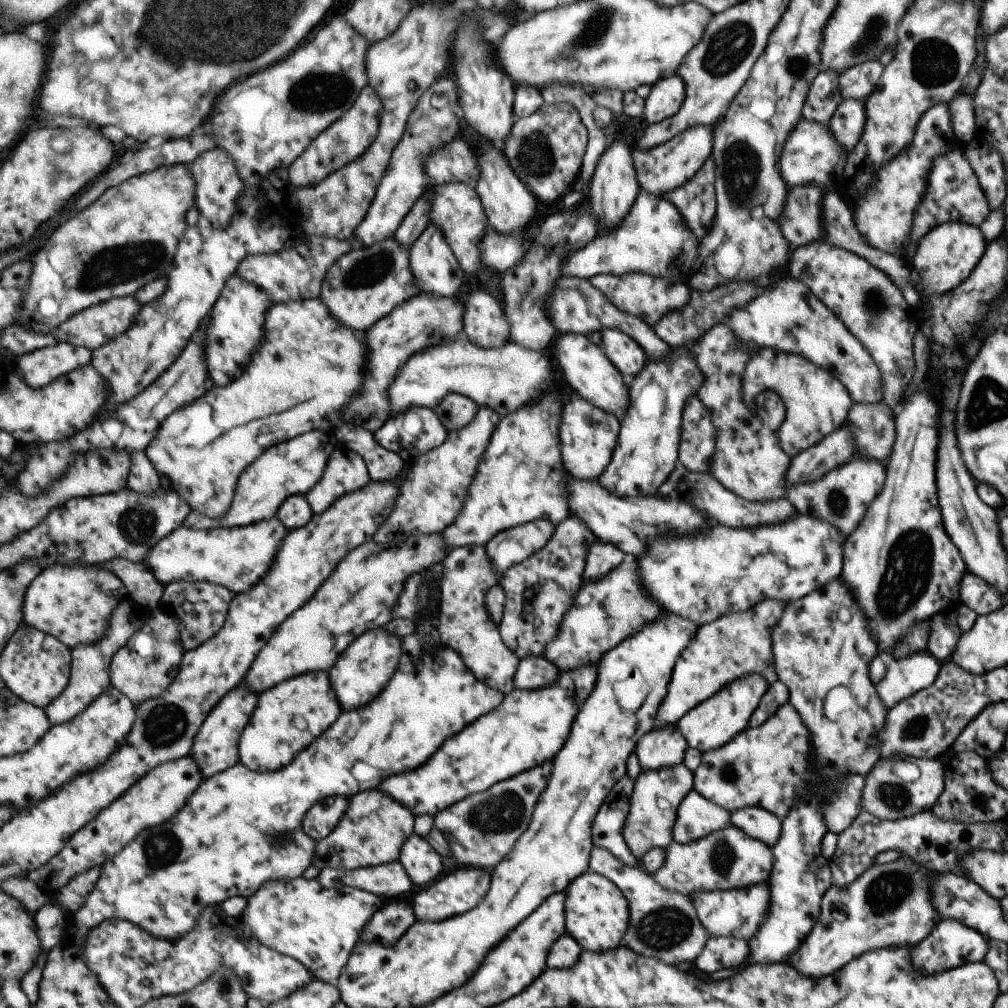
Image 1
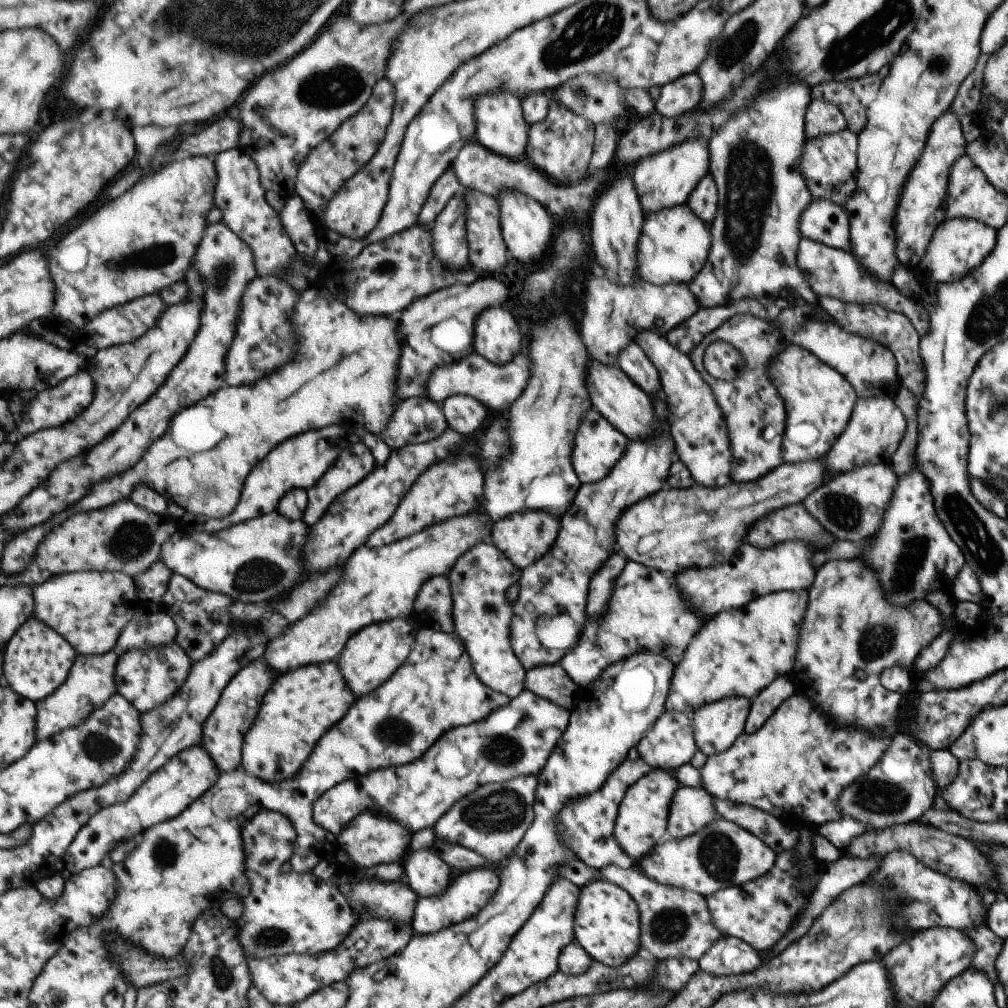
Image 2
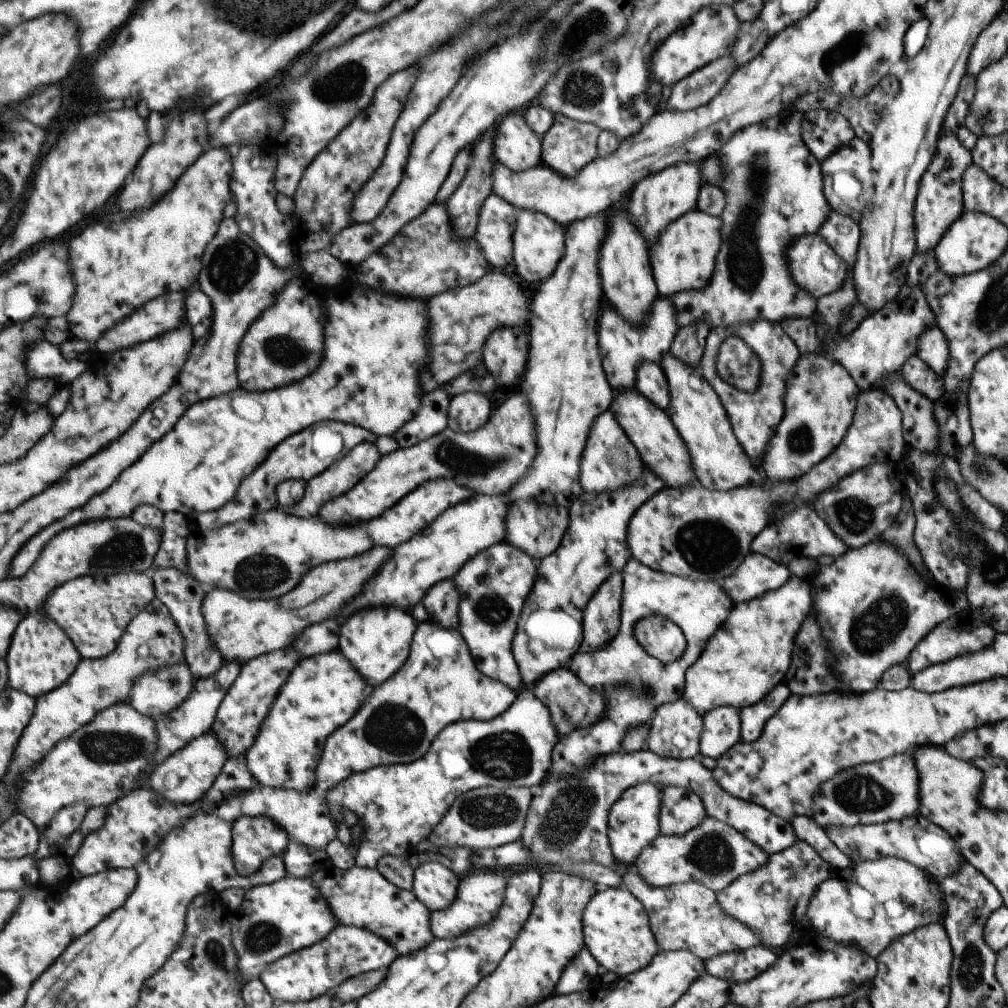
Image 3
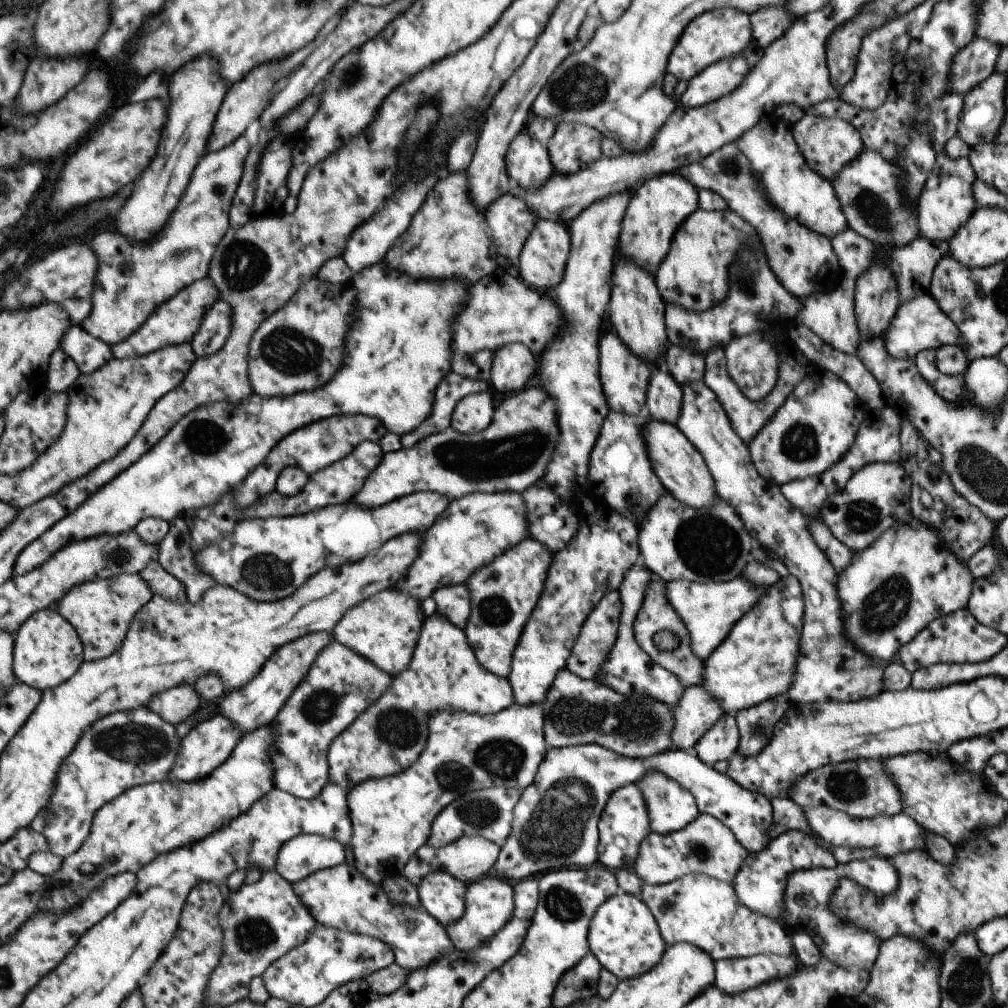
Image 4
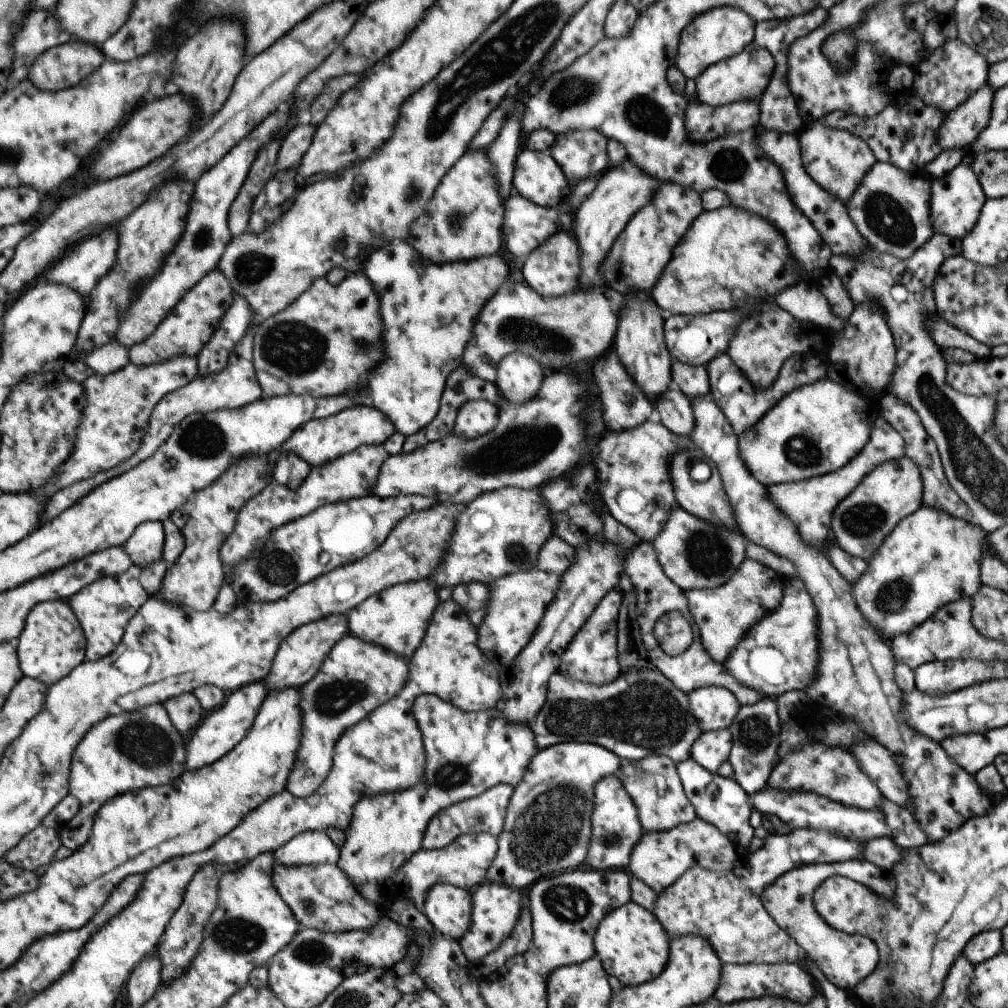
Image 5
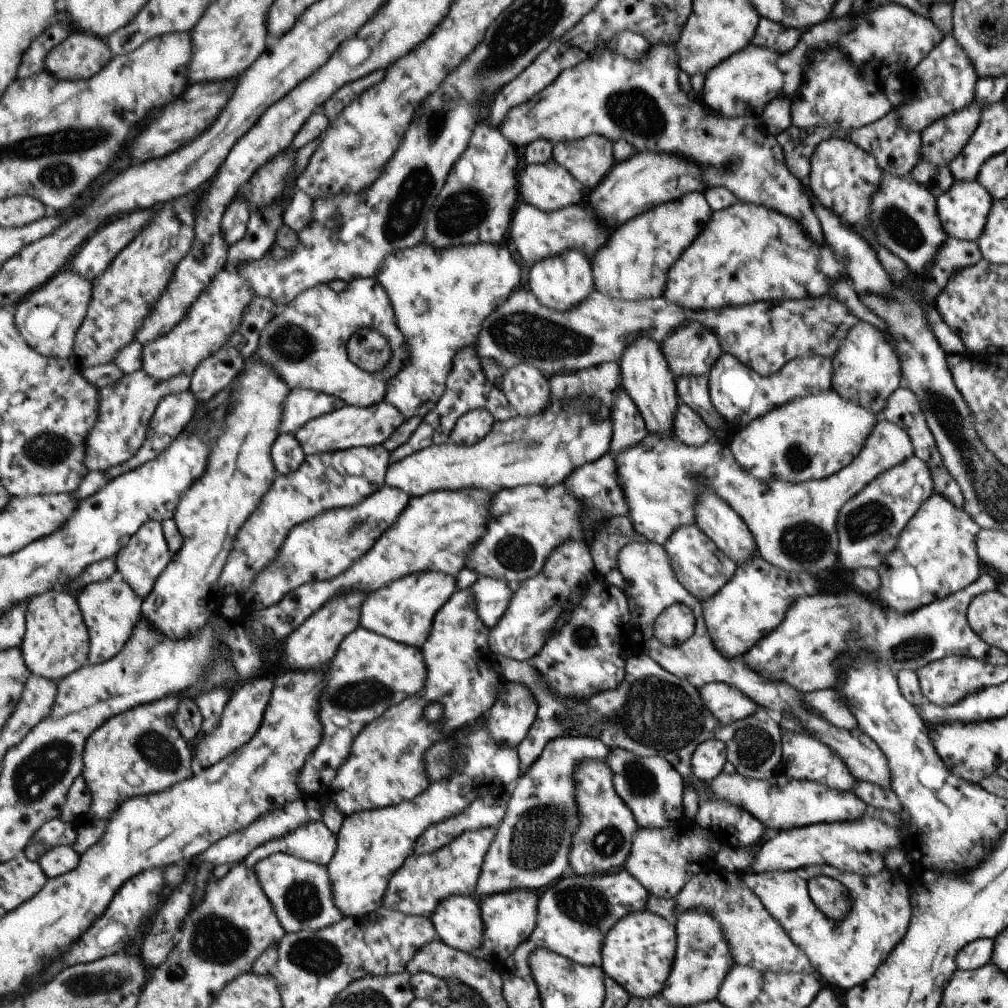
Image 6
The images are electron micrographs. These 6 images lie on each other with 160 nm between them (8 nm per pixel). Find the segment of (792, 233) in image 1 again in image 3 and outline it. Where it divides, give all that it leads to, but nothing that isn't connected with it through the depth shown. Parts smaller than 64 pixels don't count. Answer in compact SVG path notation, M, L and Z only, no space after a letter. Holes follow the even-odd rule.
M829 210L817 234L847 264L849 272L852 272L859 244L859 228L856 221Z

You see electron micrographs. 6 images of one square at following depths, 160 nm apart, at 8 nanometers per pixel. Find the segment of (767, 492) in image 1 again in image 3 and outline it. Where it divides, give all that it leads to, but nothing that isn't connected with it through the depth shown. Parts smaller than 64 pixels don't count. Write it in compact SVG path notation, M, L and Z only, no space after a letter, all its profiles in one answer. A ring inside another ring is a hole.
M751 320L751 322L741 322L739 326L729 326L729 328L713 327L705 338L705 345L697 370L701 377L711 386L712 391L718 397L724 412L728 417L733 435L737 440L741 450L747 456L747 460L752 465L758 467L763 460L765 446L773 434L773 428L781 422L784 412L784 379L793 364L799 358L799 352L795 344L782 332L779 323L767 322L767 320ZM729 337L739 338L749 346L749 350L754 356L759 358L759 384L753 392L742 392L733 388L729 384L722 382L719 376L715 374L713 360L719 349L719 344Z

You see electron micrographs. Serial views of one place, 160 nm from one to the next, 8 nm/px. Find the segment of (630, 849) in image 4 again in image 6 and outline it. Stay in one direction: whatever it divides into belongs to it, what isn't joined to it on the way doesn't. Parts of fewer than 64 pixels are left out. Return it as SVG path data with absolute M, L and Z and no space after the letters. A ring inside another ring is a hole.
M585 760L575 770L577 780L577 804L581 814L581 824L573 834L571 848L571 873L576 875L595 875L609 873L611 868L617 868L625 862L629 844L632 844L638 826L631 810L613 790L613 774L599 760Z

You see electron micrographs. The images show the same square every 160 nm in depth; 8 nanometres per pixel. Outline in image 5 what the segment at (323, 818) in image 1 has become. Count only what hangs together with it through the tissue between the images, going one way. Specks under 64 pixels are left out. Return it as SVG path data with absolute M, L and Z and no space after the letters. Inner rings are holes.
M424 694L414 706L415 716L422 727L426 745L426 775L417 787L406 791L365 797L354 808L354 819L346 828L346 841L340 847L341 858L337 866L342 868L355 888L375 906L382 906L394 894L392 885L399 869L423 849L423 839L430 823L455 803L482 795L498 784L507 783L516 787L526 776L531 761L539 752L538 741L531 725L510 723L501 708L468 713L457 708L451 701L440 696Z

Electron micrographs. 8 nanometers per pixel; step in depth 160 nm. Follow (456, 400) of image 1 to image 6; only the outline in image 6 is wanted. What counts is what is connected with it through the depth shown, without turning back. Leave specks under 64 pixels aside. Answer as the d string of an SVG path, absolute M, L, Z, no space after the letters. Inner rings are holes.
M483 409L472 410L460 418L451 434L450 442L472 446L484 440L494 431L496 418L492 412Z

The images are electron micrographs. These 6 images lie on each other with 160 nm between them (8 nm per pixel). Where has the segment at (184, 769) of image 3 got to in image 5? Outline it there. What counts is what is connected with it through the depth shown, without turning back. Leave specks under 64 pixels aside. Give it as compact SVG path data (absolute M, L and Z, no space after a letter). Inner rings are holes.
M259 681L233 692L223 706L207 713L201 724L187 736L187 770L198 771L210 767L241 743L250 734L269 694L265 682Z

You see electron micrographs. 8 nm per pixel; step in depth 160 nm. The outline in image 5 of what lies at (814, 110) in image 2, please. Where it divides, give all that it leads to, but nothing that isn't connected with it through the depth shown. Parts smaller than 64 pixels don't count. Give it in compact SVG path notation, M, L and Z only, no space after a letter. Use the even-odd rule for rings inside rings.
M822 118L814 123L804 124L796 138L800 148L801 164L809 178L831 196L837 197L844 205L876 161L863 139L847 131L827 128Z

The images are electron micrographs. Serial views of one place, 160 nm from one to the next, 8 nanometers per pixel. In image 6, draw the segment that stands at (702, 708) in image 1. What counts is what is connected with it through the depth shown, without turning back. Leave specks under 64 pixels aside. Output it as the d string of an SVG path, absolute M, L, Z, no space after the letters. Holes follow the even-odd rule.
M712 738L697 744L690 757L689 772L701 780L709 783L718 776L726 763L725 744L721 740Z

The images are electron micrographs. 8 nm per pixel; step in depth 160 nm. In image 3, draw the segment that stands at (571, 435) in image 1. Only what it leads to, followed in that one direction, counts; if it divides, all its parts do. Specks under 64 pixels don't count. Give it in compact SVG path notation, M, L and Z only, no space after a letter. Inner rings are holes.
M610 411L603 412L595 420L594 428L591 428L589 440L587 440L583 458L581 458L581 484L584 491L590 494L600 494L623 488L641 476L643 466L641 454L634 448L634 444L631 444L615 420L614 414Z

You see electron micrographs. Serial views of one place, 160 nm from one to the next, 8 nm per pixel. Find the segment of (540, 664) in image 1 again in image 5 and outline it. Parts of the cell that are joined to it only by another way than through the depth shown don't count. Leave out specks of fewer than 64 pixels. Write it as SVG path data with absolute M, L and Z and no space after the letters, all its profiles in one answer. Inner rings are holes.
M631 667L619 674L617 679L604 685L576 681L557 671L551 675L548 687L547 702L530 724L538 741L539 750L559 743L577 741L602 745L621 760L633 762L649 755L663 755L678 763L689 758L691 745L701 734L697 720L685 705L688 695L675 688L659 670L651 667L639 667L637 670Z

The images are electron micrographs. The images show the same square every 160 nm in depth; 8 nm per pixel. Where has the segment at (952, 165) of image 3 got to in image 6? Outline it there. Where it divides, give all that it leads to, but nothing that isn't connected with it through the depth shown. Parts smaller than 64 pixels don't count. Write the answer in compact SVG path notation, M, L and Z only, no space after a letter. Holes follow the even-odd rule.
M953 181L951 187L936 199L936 210L947 237L963 241L975 241L981 235L993 200L976 182Z

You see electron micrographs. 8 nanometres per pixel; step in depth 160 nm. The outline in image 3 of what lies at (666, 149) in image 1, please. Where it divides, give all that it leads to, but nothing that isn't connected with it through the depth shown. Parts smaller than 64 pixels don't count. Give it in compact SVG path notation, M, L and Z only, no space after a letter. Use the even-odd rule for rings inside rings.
M695 160L695 162L679 162L671 168L663 168L650 176L645 176L630 189L631 200L625 210L631 216L631 224L635 224L635 230L645 238L649 246L651 242L655 242L655 238L665 230L669 222L673 222L689 210L696 209L698 191L702 182L701 160Z

